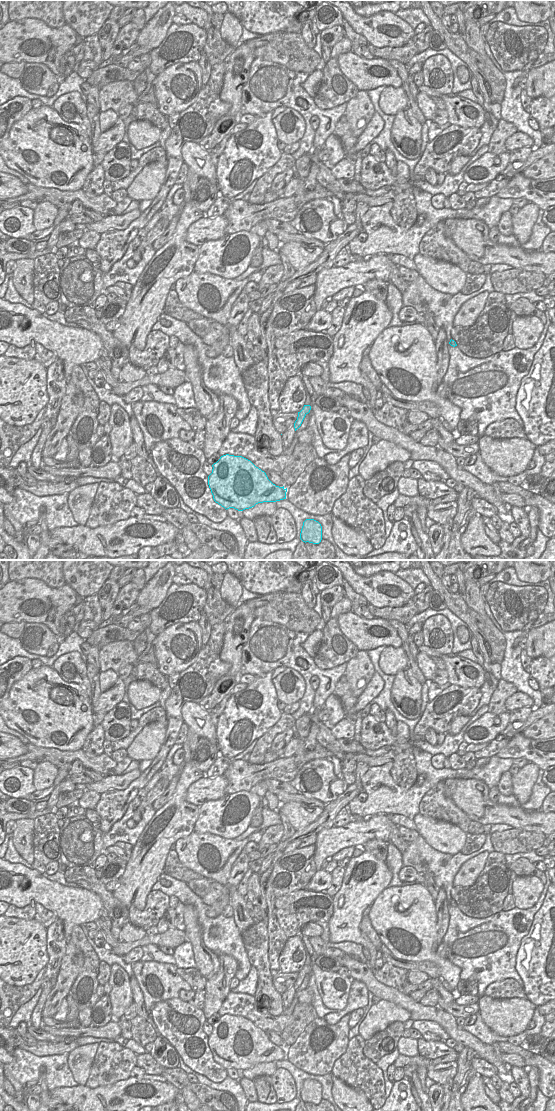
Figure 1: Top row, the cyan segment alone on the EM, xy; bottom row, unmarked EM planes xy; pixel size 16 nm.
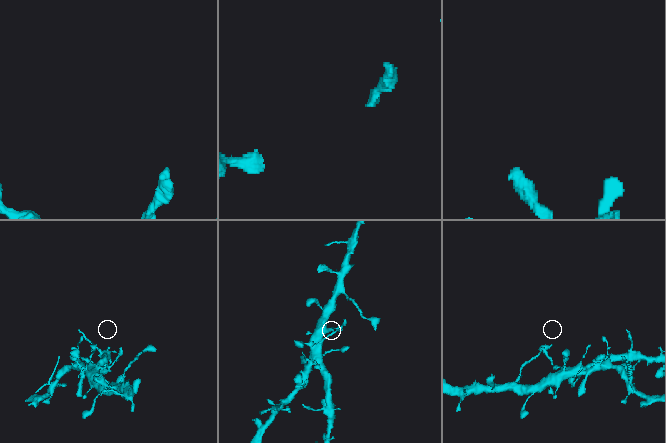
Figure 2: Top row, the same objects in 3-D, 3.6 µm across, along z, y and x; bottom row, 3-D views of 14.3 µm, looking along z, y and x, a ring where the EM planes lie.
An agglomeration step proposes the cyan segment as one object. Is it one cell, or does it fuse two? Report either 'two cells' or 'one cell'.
two cells

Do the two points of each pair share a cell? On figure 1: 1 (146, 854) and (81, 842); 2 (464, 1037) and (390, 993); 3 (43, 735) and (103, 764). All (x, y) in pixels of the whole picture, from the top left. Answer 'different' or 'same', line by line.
1: different
2: same
3: different

